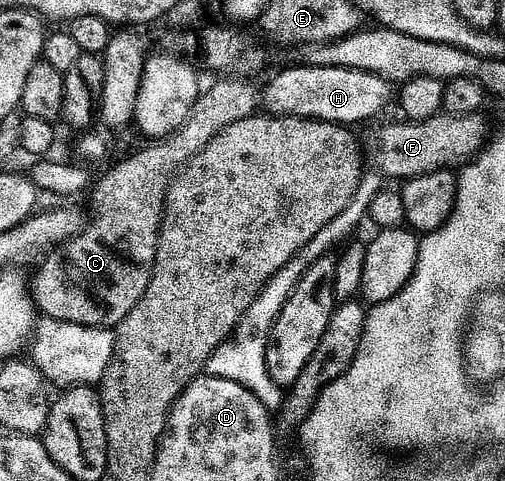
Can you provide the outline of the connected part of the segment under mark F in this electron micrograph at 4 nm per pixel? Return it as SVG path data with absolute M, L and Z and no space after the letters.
M441 113L421 123L409 123L407 121L392 123L389 127L382 128L380 136L376 139L375 170L379 171L385 180L400 179L399 181L407 181L409 179L417 179L423 175L429 175L435 171L463 168L477 158L489 142L488 123L484 118L483 114L479 114L455 119Z

